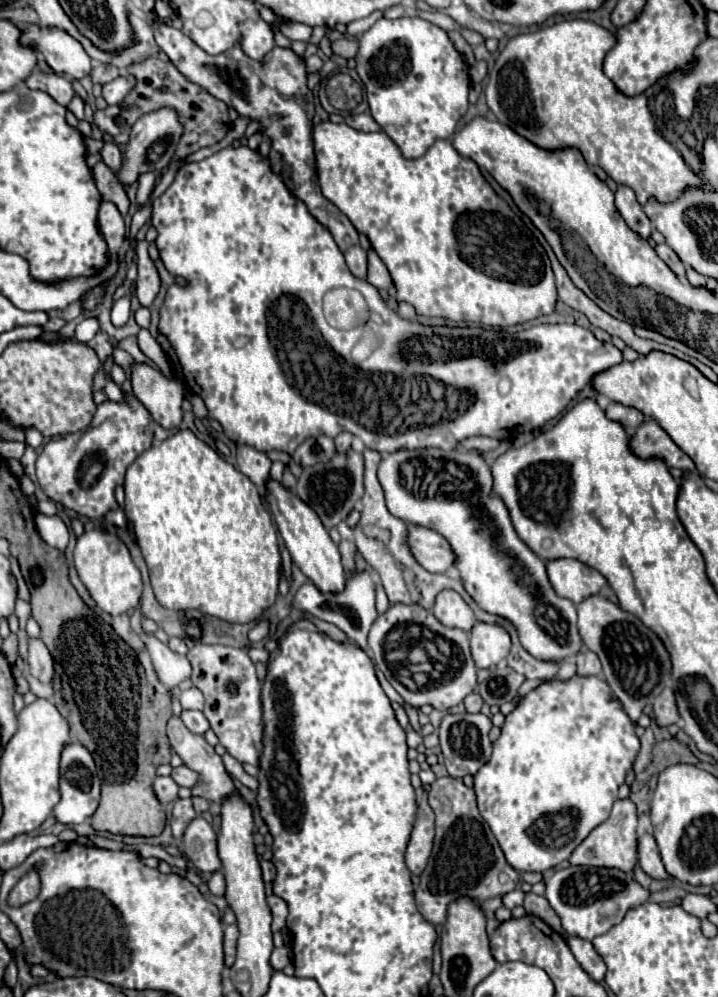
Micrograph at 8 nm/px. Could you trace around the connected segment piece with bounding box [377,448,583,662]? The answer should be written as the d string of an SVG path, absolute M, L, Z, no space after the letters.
M439 448L397 450L383 456L377 468L377 478L383 486L387 508L391 508L393 516L399 516L401 520L417 526L431 528L445 536L457 556L455 568L463 578L467 594L477 602L481 610L509 620L517 628L521 646L533 658L545 662L565 662L575 658L583 650L583 640L577 632L575 604L555 594L547 578L545 562L535 552L531 552L531 548L527 548L527 544L517 536L503 500L491 496L491 472L487 462L477 452L445 452Z

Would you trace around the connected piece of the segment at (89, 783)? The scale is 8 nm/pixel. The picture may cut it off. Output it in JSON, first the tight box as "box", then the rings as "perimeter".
{"box":[53,740,99,826],"perimeter":[[[71,740],[69,744],[65,744],[65,748],[61,752],[59,772],[61,772],[61,780],[59,780],[61,800],[53,810],[55,818],[57,818],[57,822],[69,824],[69,826],[81,824],[95,812],[95,808],[99,804],[99,776],[97,776],[93,756],[89,754],[89,750],[83,744],[79,744],[77,740]]]}

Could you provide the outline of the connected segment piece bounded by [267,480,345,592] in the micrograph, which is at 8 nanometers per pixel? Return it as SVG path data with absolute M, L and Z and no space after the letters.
M271 480L267 484L267 504L277 522L277 528L285 540L285 546L291 554L291 560L299 566L299 570L321 590L321 592L343 592L345 588L345 570L341 564L341 554L337 544L329 538L323 528L319 516L315 516L313 508L307 508L291 490L283 488L283 484Z

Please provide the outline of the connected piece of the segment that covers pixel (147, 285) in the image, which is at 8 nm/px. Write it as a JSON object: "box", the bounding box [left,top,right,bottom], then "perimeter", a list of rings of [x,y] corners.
{"box":[135,240,161,308],"perimeter":[[[141,240],[137,244],[137,256],[139,256],[139,276],[137,276],[137,292],[135,296],[139,298],[139,304],[149,308],[155,300],[155,296],[159,294],[161,288],[161,280],[157,274],[157,268],[153,264],[153,260],[147,254],[147,242]]]}

